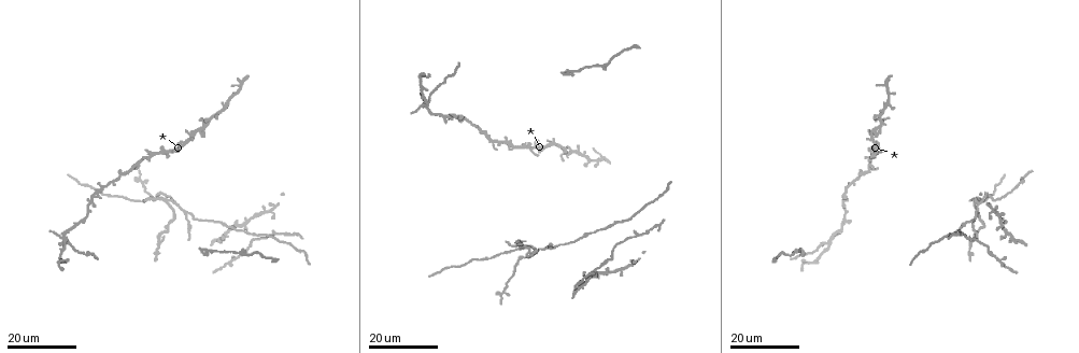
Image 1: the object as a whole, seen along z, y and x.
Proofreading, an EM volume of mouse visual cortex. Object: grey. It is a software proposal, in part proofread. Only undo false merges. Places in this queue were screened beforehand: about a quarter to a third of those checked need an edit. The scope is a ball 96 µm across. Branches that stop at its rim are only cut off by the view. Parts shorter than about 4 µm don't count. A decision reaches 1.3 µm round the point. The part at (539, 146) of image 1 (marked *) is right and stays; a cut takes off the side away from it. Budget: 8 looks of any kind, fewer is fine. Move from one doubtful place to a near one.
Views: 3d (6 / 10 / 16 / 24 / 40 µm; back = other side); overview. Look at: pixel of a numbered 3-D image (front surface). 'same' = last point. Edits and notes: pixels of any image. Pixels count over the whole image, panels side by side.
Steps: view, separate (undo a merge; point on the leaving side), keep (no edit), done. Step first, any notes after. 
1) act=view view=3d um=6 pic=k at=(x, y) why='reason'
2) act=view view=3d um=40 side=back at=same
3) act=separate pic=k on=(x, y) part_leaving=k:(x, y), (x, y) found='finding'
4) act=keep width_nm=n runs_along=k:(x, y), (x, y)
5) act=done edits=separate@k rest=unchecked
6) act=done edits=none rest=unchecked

act=view view=3d um=24 pic=1 at=(880, 128) why='four or more arms meet'

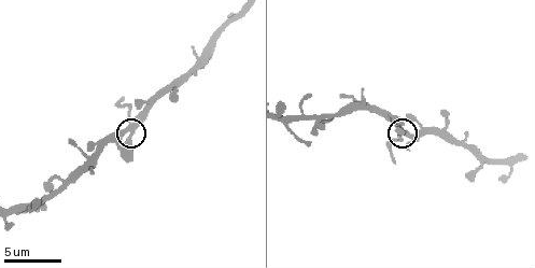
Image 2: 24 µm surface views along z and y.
act=view view=3d um=6 pic=2 at=(134, 126)

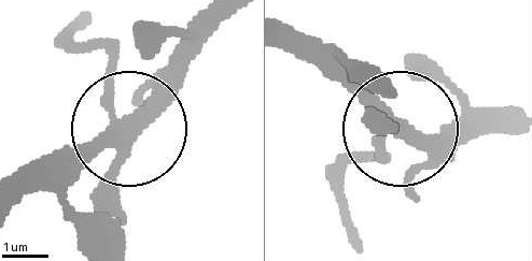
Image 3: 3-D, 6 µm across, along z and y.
act=keep found='continuous, no second cell'

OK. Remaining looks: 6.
act=view view=3d um=24 pic=1 at=(871, 170) why='small branch off a trunk'

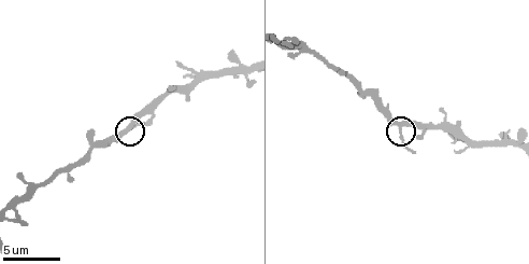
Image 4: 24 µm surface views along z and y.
act=view view=3d um=10 pic=4 at=(128, 127) why='closer look'

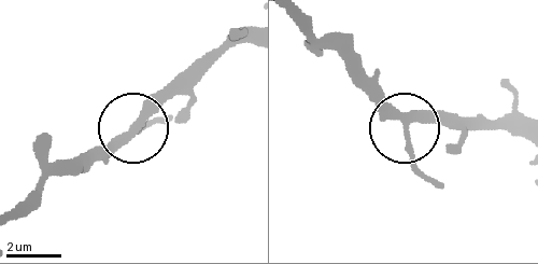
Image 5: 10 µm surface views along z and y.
act=keep found='continuous, no second cell'

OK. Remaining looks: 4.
act=view view=3d um=24 pic=1 at=(165, 200) why='arms run side by side'

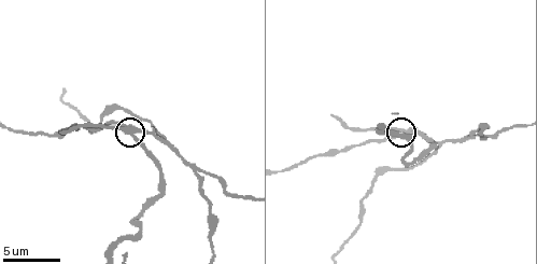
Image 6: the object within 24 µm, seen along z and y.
act=view view=3d um=10 pic=6 at=(135, 136) why='zoom in'

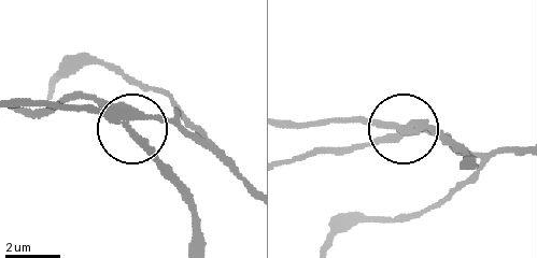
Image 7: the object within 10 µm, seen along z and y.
act=separate pic=7 on=(151, 154) arms=5 part_leaving=7:(135, 116), (138, 134), (186, 204), (191, 245) found='a second cell is stuck on'

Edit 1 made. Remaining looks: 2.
act=view view=3d um=10 pic=2 at=(288, 126) why='side arm on a straight run'

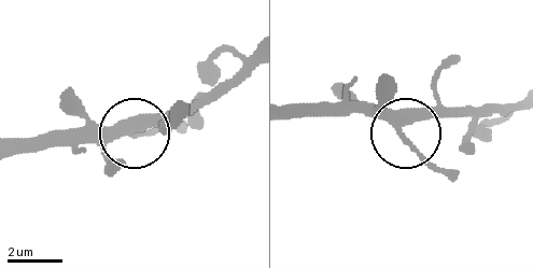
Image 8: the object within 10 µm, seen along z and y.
act=view view=3d um=10 side=back pic=8 at=(127, 133)

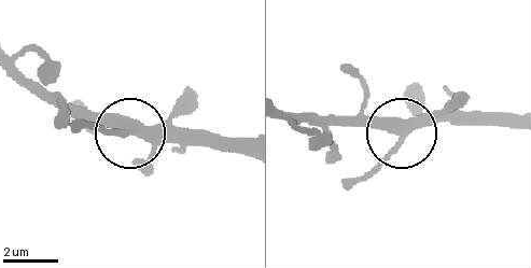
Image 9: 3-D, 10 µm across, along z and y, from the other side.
act=keep arms=3 found='one cell here'

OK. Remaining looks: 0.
act=done edits=separate@7 rest=unchecked

